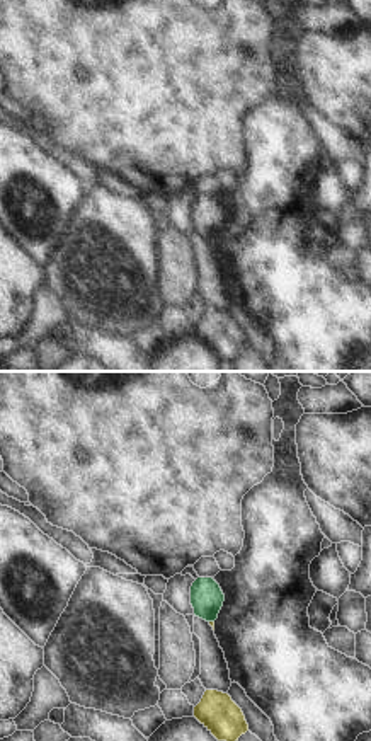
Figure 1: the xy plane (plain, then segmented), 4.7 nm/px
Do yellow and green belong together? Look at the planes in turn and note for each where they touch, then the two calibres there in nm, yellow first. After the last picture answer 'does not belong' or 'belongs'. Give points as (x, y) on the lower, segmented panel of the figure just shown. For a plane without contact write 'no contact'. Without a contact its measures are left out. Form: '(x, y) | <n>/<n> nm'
(211, 622) | 20/160 nm

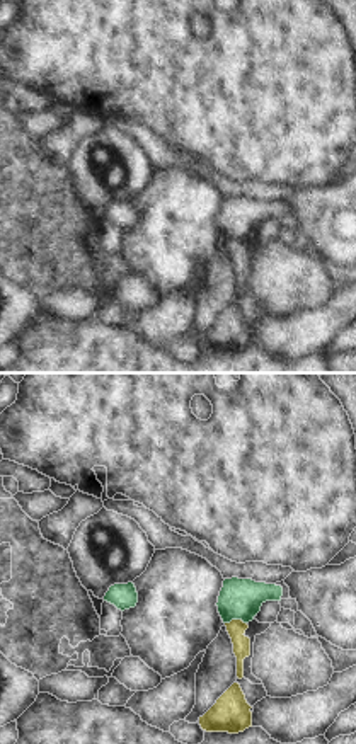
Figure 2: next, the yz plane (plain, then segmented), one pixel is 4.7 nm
(235, 620) | 90/190 nm

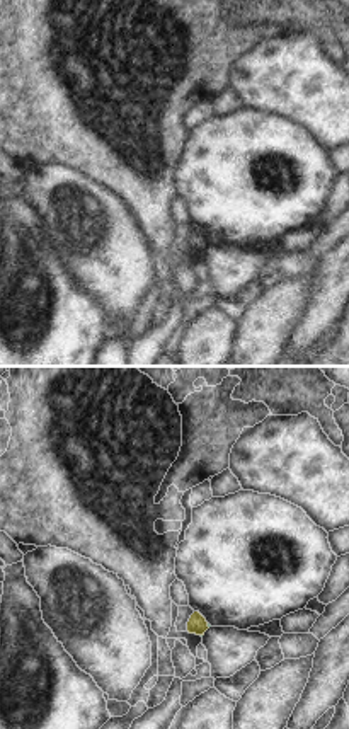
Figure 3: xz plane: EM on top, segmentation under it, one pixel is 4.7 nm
(206, 625) | 90/20 nm

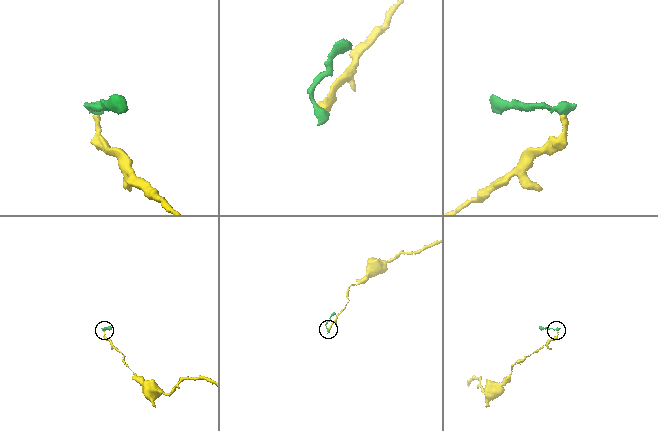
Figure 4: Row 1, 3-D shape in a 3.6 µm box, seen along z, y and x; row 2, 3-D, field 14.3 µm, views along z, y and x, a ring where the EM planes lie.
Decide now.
does not belong

